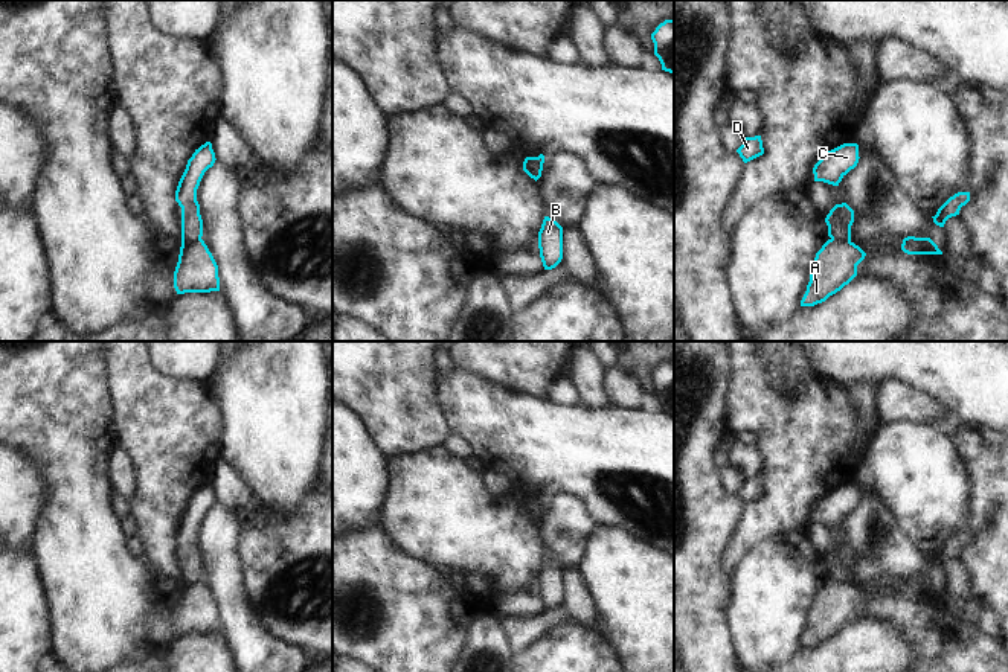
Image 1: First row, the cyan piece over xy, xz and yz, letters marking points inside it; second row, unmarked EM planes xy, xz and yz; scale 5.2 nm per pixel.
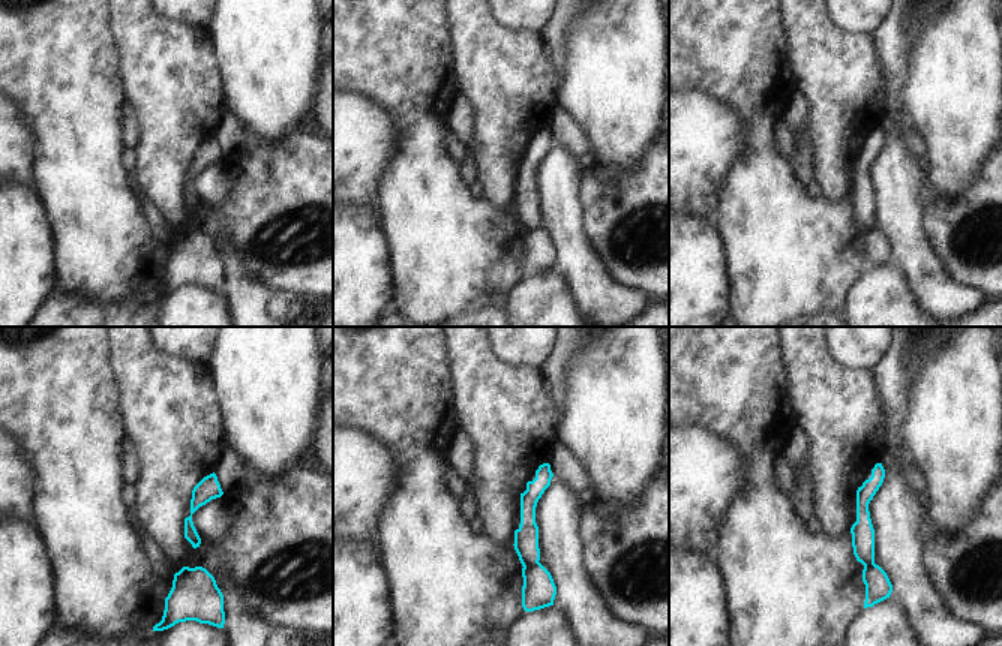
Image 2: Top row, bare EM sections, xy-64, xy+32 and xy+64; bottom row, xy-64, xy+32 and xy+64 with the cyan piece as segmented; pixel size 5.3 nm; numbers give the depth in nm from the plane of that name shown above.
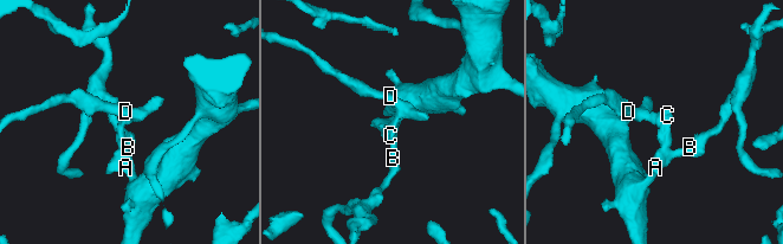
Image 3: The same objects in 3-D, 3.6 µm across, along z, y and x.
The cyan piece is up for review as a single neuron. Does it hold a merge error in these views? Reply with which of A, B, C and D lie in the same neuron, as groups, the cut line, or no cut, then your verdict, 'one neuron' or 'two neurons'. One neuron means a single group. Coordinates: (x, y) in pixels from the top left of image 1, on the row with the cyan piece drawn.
A B / C D | xy (200, 238), (182, 243) | two neurons

